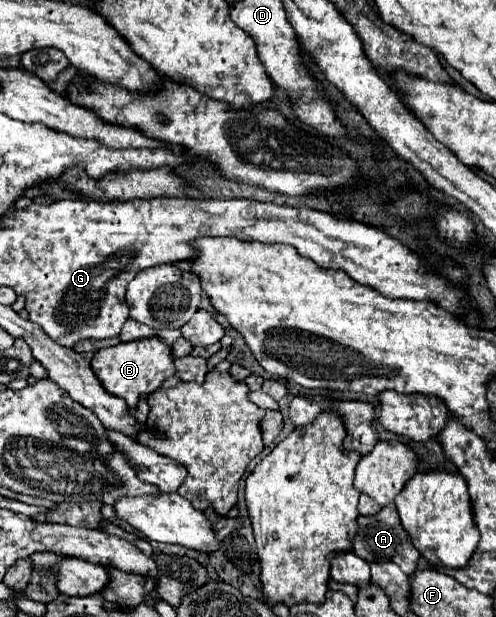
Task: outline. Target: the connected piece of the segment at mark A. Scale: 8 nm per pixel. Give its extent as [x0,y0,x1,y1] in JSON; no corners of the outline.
[353,505,421,575]

